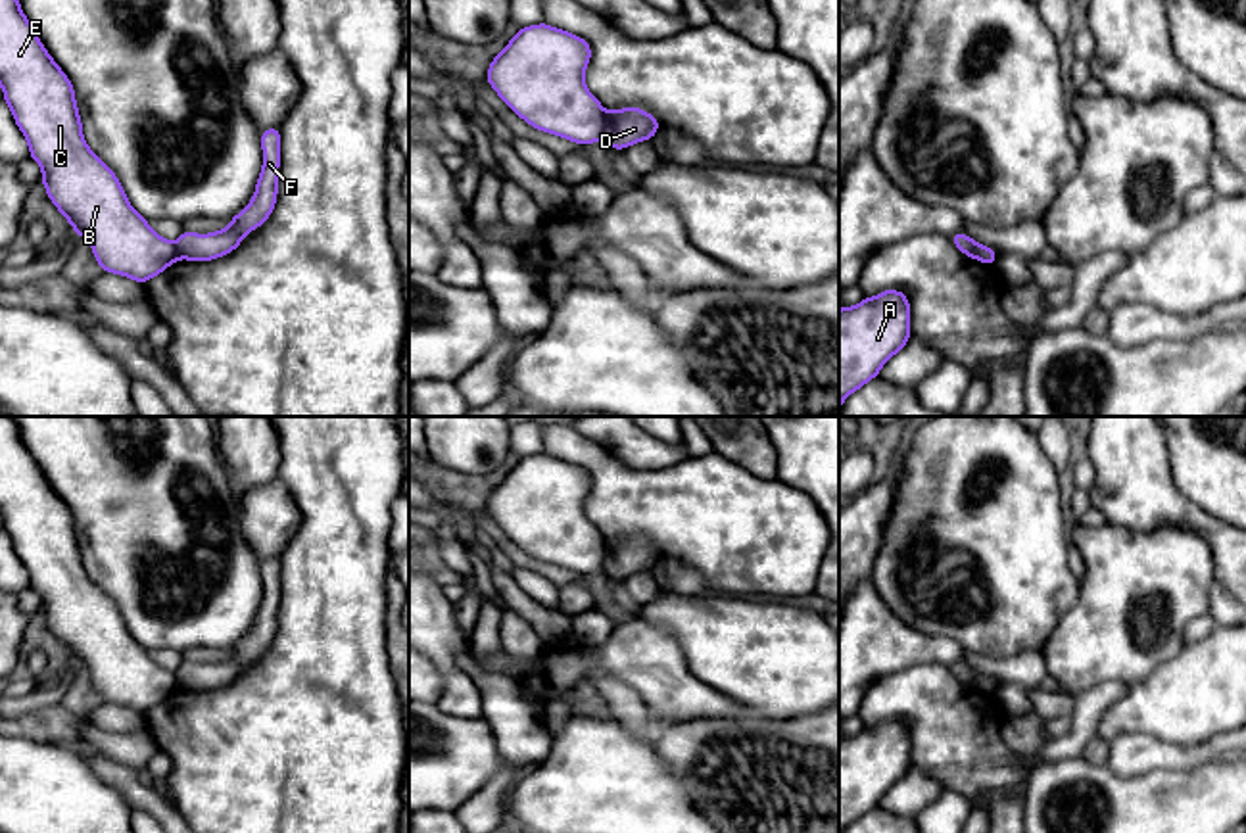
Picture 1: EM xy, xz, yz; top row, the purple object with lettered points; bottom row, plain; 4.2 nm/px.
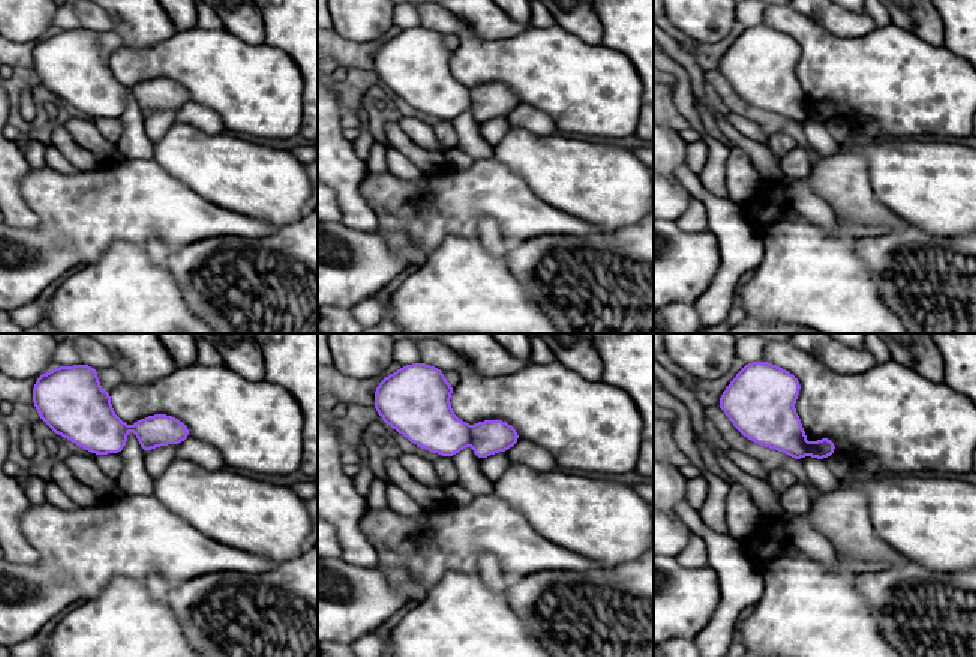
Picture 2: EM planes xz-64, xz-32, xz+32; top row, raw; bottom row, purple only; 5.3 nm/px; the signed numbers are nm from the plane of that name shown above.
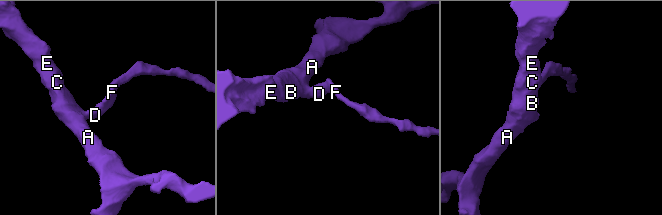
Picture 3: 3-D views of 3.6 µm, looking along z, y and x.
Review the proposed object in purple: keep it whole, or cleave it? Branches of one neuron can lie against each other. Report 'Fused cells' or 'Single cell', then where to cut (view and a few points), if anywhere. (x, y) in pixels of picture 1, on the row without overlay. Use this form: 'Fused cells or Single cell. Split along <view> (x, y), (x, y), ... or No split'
Fused cells. Split along xz (607, 542), (601, 567)

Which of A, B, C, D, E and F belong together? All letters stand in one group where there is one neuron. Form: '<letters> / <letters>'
A B C E / D F

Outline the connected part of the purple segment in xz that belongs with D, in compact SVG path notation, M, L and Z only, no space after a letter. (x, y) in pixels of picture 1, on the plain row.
M637 536L607 541L605 572L612 580L626 580L632 574L653 570L660 559L659 549Z

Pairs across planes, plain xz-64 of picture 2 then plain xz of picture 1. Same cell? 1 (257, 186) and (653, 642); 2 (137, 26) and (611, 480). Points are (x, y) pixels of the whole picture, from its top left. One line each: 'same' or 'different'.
1: different
2: different

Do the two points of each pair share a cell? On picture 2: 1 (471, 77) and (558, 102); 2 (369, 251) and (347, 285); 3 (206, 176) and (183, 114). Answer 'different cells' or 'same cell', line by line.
1: same cell
2: same cell
3: different cells

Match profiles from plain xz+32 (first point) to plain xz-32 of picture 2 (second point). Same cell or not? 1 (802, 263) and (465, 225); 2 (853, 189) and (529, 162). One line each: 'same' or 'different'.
1: different
2: different

